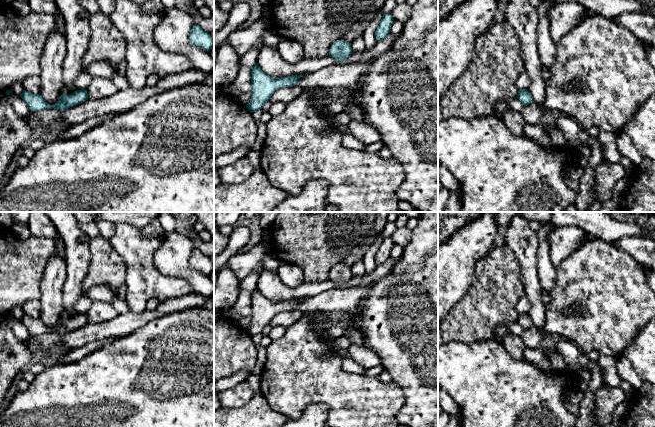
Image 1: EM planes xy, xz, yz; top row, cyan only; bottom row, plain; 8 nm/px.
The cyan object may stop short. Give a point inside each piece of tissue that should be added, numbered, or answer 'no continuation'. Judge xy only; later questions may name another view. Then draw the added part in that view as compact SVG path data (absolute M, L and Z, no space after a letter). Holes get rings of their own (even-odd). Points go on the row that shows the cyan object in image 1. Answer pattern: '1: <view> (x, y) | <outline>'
1: xy (99, 88) | M93 77L86 90L88 99L103 99L114 95L118 88L109 78Z

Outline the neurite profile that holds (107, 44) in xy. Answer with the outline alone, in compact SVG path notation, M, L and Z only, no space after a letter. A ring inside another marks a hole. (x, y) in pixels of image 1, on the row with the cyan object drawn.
M103 12L91 14L89 18L91 37L82 59L82 68L95 62L107 62L118 69L125 58L126 39L112 23L109 15Z

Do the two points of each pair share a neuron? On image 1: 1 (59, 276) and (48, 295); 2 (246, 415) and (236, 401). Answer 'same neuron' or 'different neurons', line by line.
1: same neuron
2: different neurons

